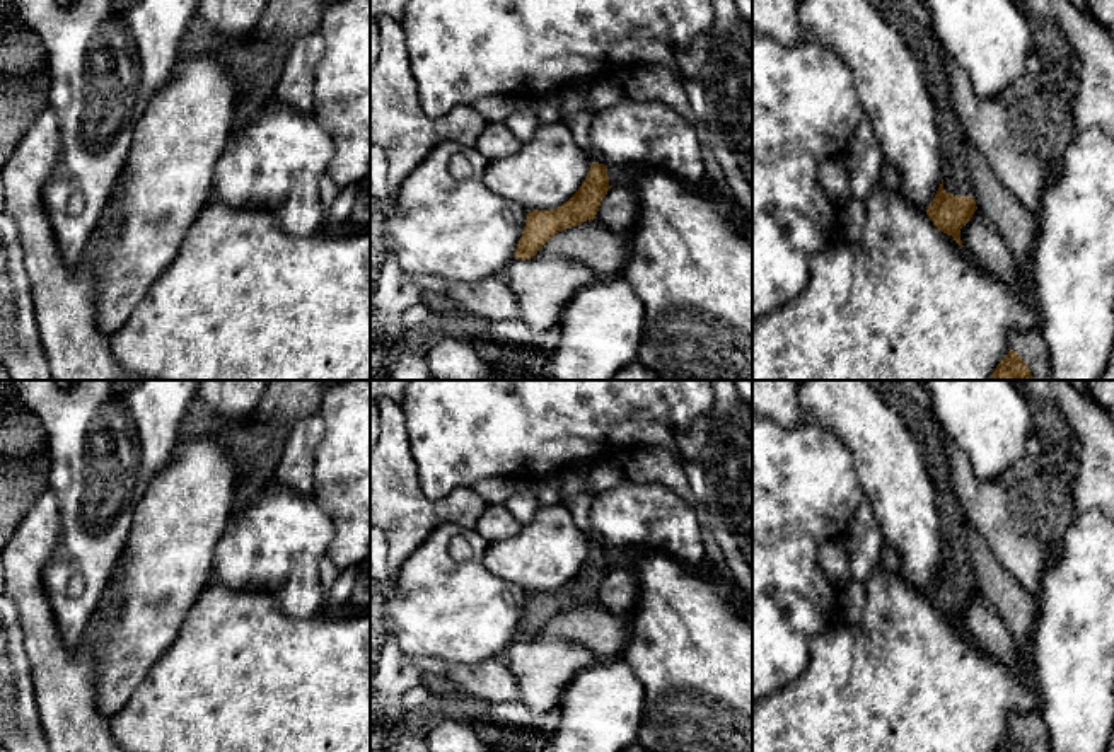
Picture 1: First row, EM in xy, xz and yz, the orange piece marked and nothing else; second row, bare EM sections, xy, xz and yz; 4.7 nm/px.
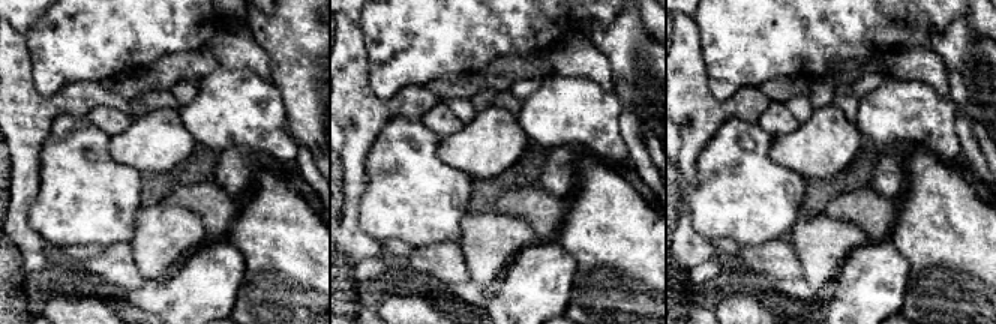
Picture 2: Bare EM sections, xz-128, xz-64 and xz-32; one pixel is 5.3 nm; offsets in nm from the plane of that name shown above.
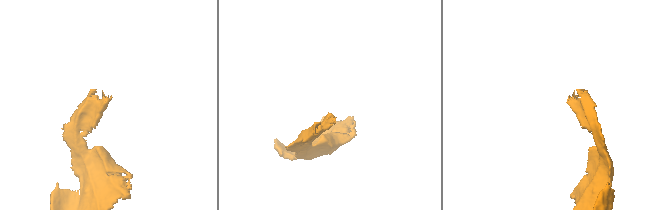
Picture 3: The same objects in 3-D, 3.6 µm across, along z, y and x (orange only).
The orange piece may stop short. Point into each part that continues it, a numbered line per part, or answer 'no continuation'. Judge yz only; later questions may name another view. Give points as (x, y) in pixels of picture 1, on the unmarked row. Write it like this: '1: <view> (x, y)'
1: yz (957, 563)

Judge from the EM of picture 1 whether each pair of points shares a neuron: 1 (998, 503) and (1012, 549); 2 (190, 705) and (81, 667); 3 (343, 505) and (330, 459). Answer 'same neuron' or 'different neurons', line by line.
1: same neuron
2: different neurons
3: same neuron

